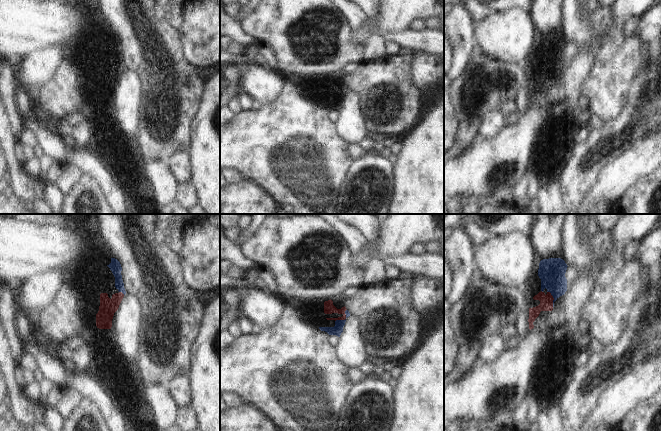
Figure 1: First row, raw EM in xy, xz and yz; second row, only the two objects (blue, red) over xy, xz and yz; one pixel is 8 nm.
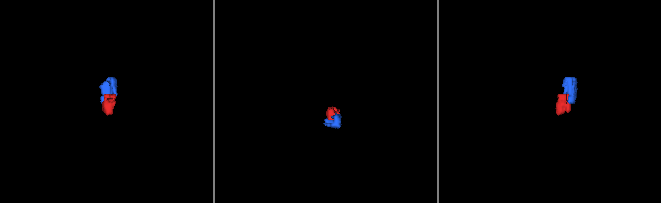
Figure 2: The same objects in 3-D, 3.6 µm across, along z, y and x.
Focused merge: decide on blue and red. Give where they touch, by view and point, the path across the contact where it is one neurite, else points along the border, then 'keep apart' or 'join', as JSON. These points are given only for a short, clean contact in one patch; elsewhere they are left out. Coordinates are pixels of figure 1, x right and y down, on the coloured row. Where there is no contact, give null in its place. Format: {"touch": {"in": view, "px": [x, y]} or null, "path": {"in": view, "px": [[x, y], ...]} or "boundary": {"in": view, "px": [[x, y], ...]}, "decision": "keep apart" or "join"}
{"touch": {"in": "xz", "px": [345, 319]}, "boundary": {"in": "xz", "px": [[346, 309], [345, 318], [335, 321]]}, "decision": "keep apart"}

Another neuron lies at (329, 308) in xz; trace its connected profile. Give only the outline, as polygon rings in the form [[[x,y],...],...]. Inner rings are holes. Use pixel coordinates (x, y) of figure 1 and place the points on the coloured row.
[[[330,299],[328,301],[324,302],[324,313],[325,314],[332,314],[332,313],[338,313],[338,314],[342,314],[342,317],[338,317],[338,318],[326,318],[327,320],[345,320],[346,319],[346,307],[342,307],[341,309],[337,309],[334,305],[333,305],[333,301]]]

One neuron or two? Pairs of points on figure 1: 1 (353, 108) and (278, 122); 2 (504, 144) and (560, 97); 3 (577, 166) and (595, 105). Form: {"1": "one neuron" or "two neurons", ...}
{"1": "two neurons", "2": "one neuron", "3": "two neurons"}

